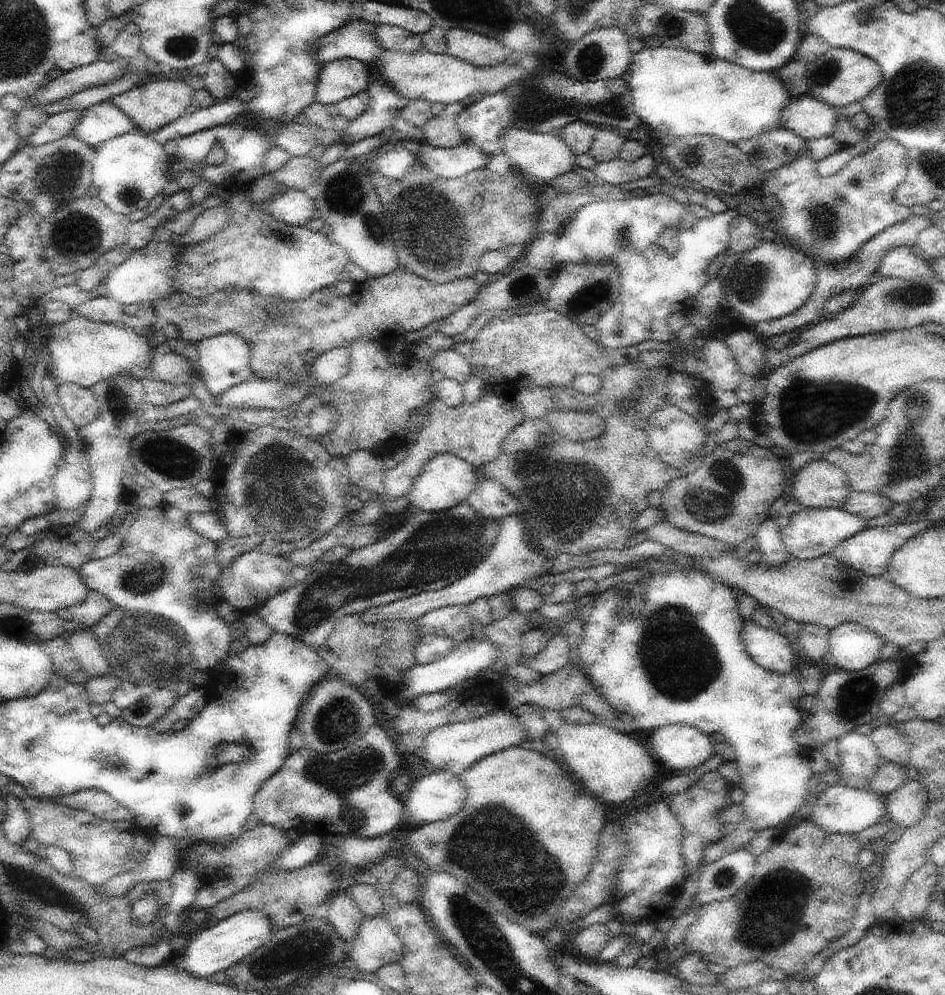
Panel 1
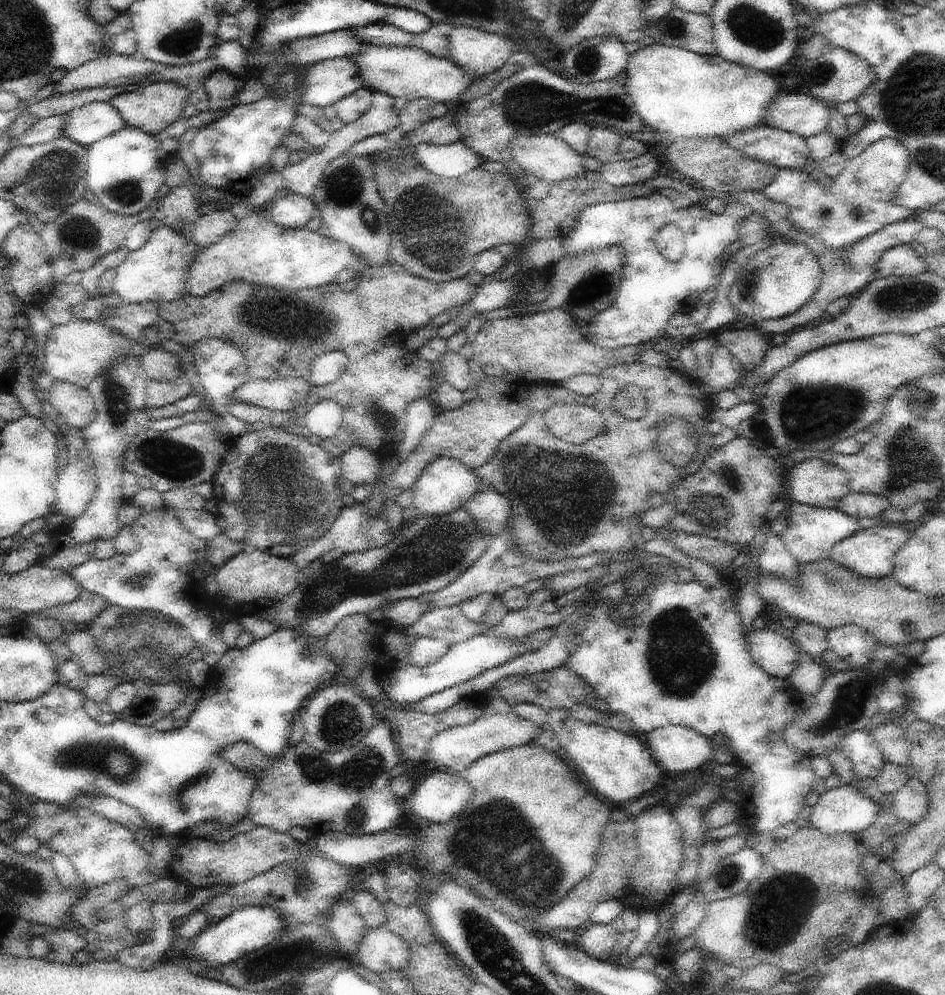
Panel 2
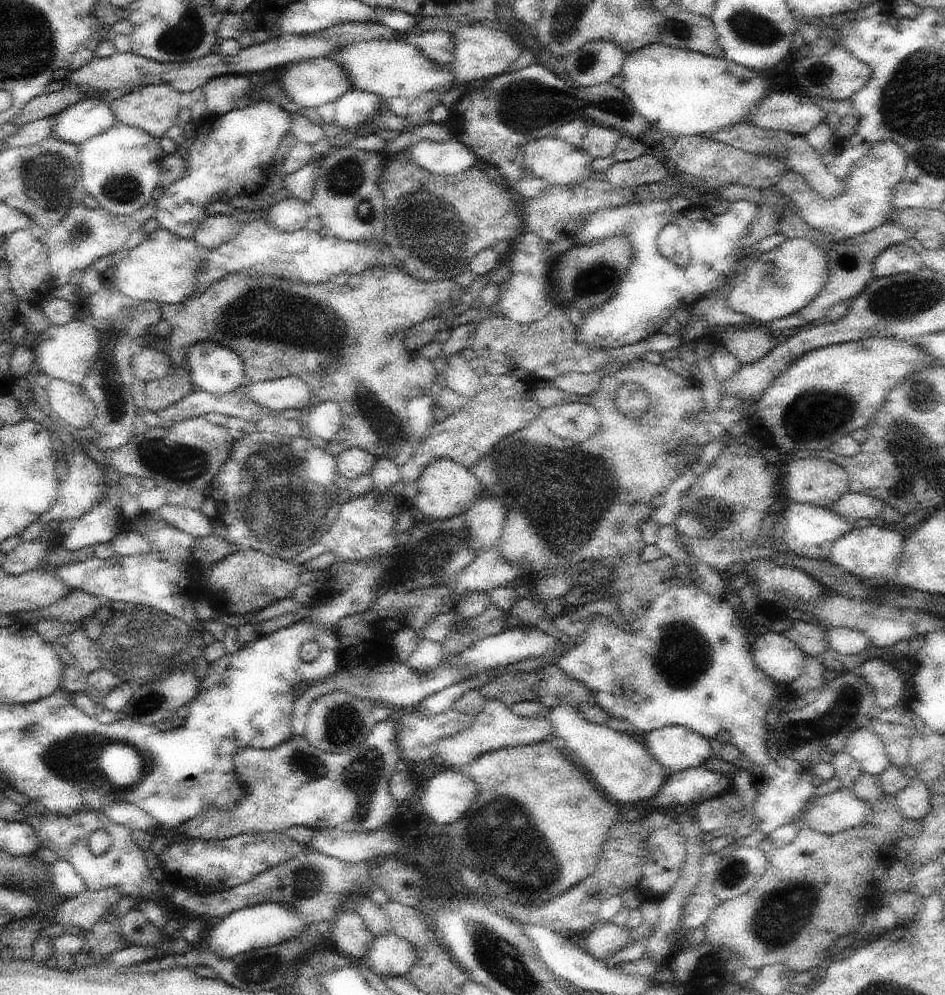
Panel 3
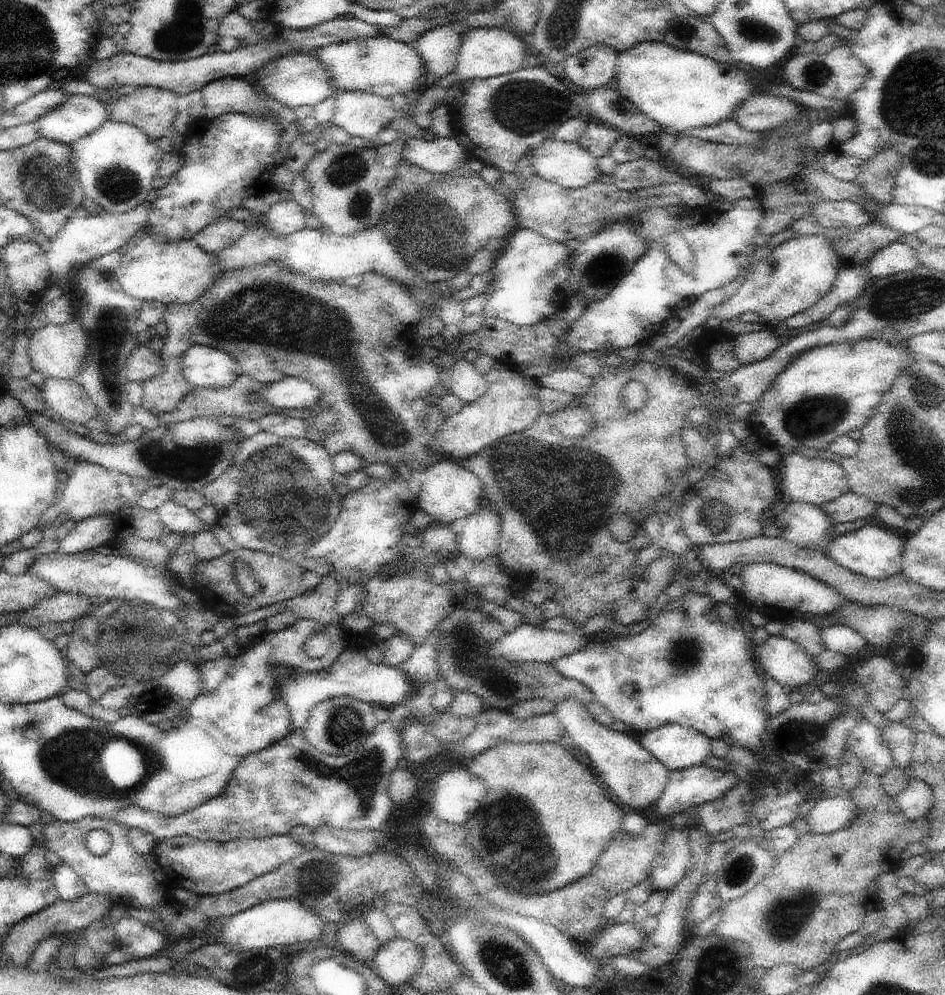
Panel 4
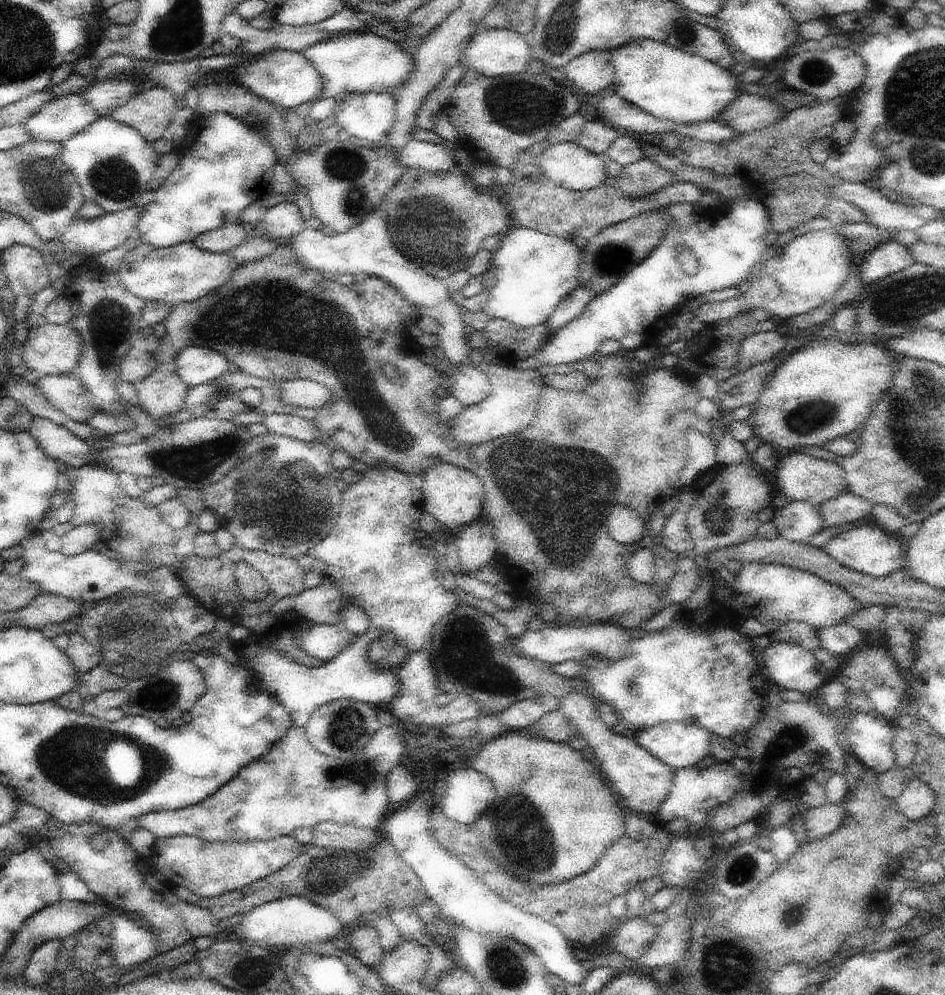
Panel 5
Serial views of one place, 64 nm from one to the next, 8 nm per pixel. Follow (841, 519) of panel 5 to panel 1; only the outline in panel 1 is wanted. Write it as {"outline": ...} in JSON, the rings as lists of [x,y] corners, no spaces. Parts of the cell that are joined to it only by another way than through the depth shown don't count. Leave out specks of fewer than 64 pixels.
{"outline":[[[852,491],[843,510],[868,521],[884,514],[889,514],[894,505],[895,503],[888,496],[879,493]]]}

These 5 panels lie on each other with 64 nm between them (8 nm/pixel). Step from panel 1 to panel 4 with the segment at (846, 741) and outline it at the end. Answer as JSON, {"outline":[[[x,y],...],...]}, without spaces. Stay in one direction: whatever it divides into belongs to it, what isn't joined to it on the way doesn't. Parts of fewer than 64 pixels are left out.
{"outline":[[[862,718],[862,722],[857,724],[853,732],[850,732],[846,749],[862,762],[866,771],[878,777],[895,766],[882,732],[865,718]]]}

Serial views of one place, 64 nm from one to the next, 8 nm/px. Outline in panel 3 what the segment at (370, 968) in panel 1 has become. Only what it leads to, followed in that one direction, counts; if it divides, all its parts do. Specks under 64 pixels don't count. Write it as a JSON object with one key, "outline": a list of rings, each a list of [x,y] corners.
{"outline":[[[393,932],[374,936],[369,952],[368,964],[380,976],[401,975],[407,977],[417,962],[417,955],[409,941]]]}

